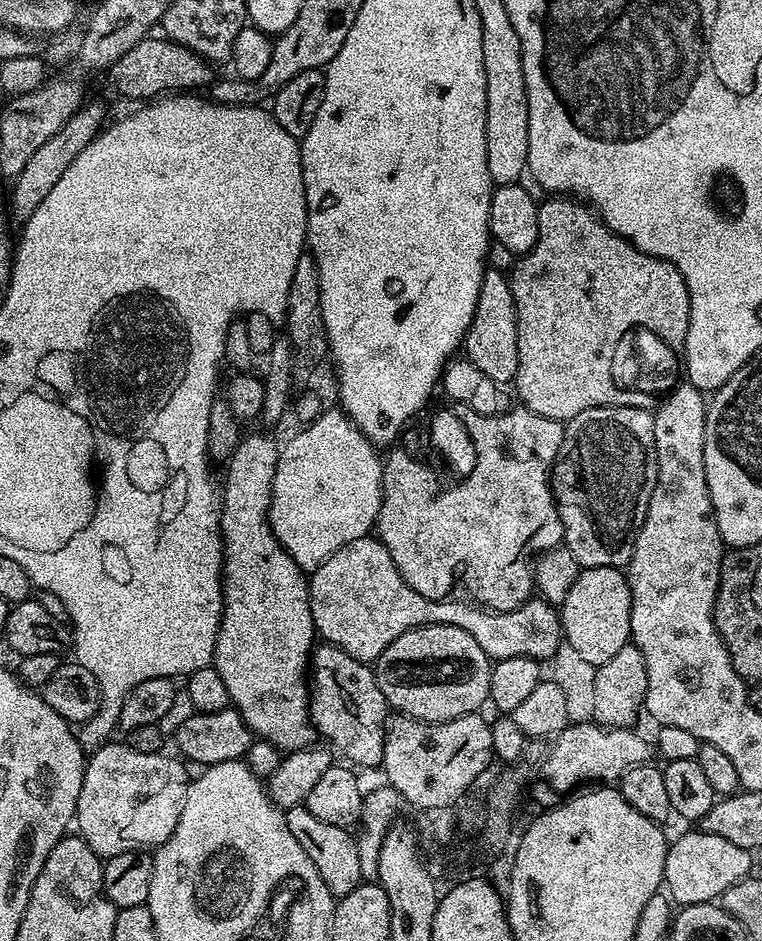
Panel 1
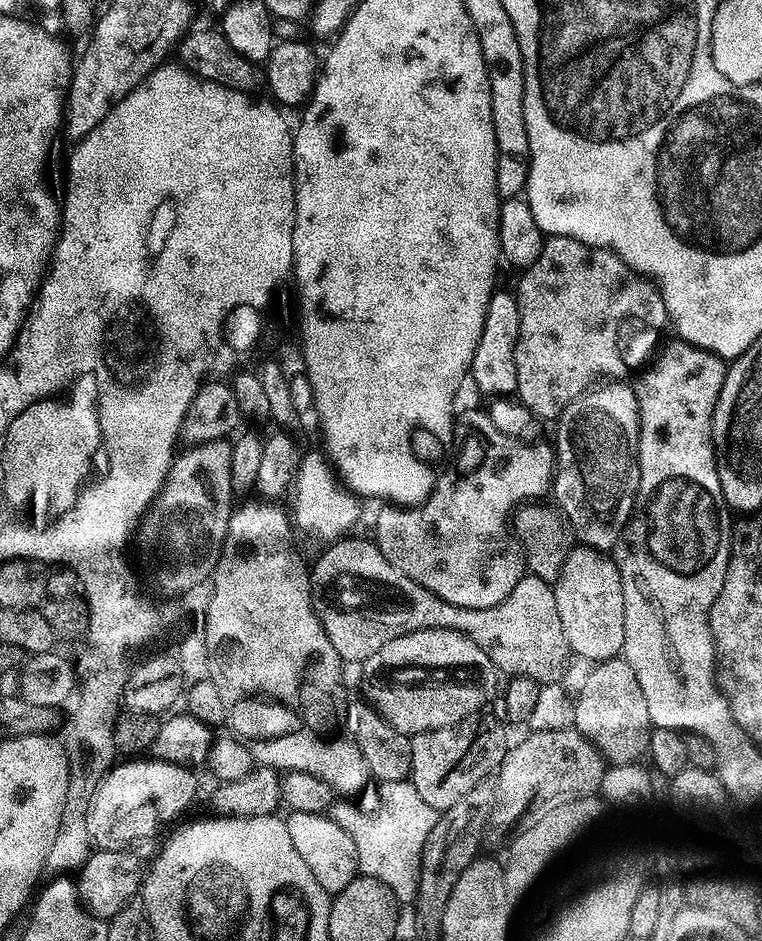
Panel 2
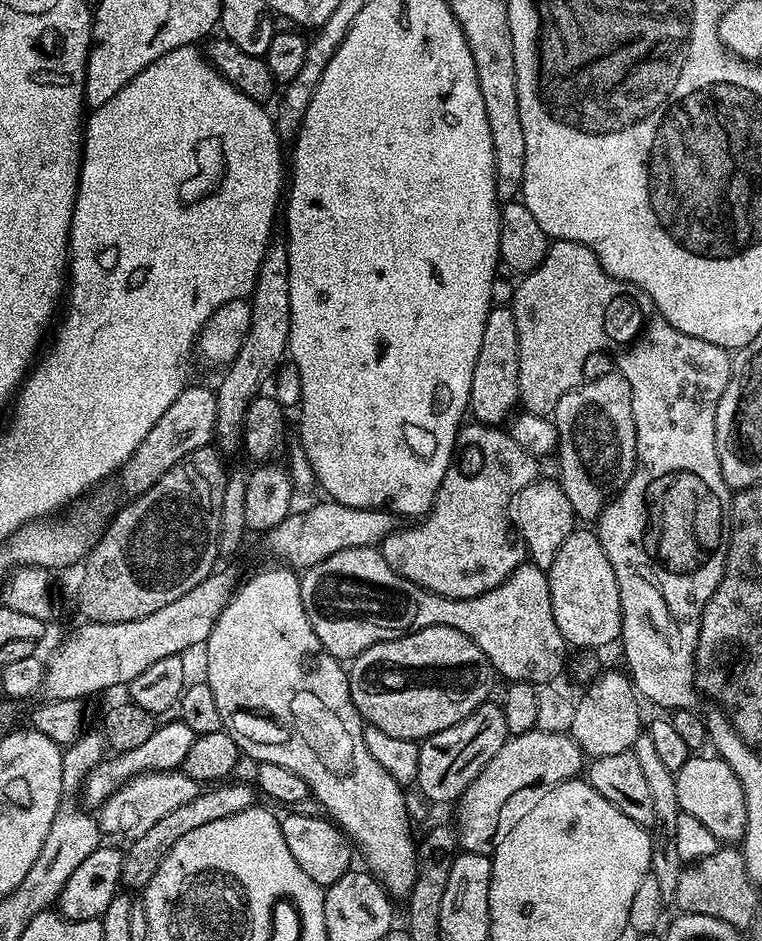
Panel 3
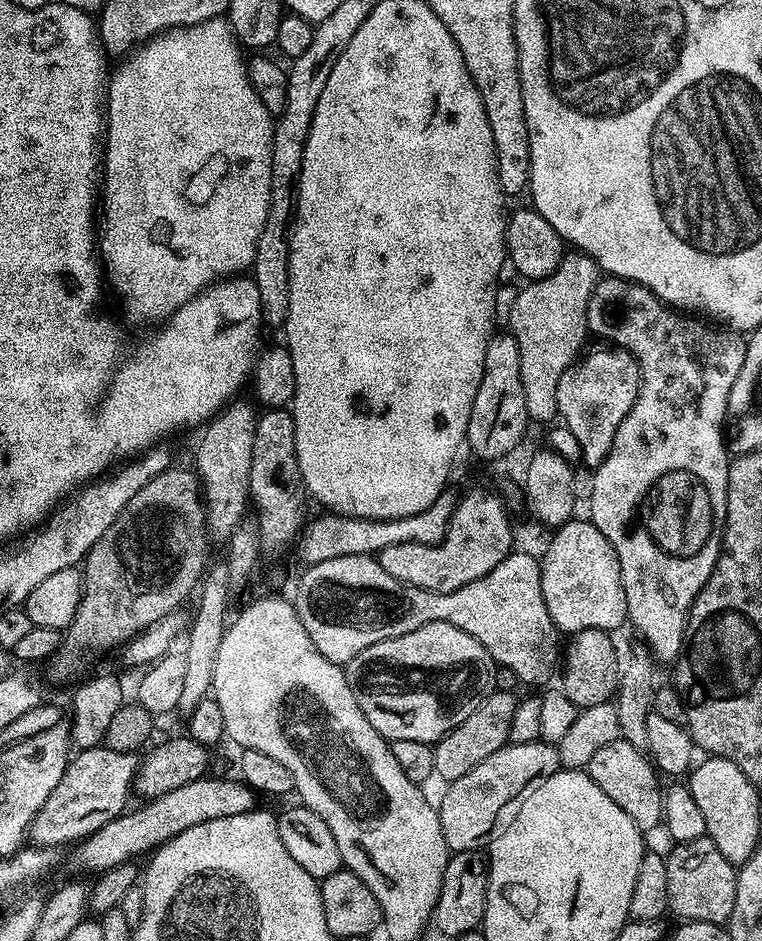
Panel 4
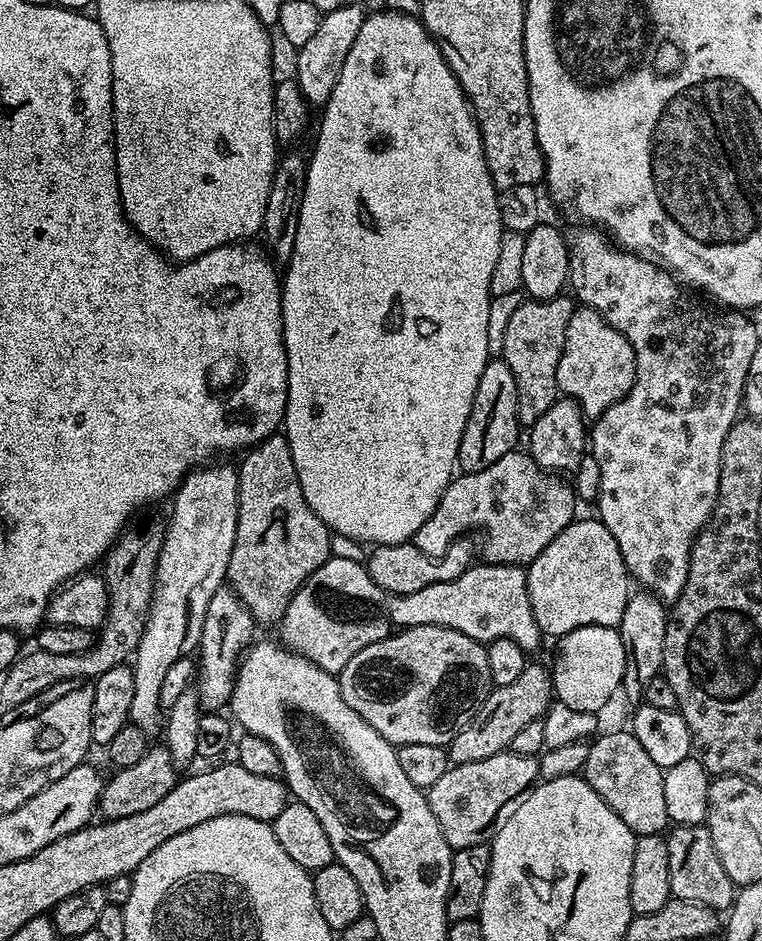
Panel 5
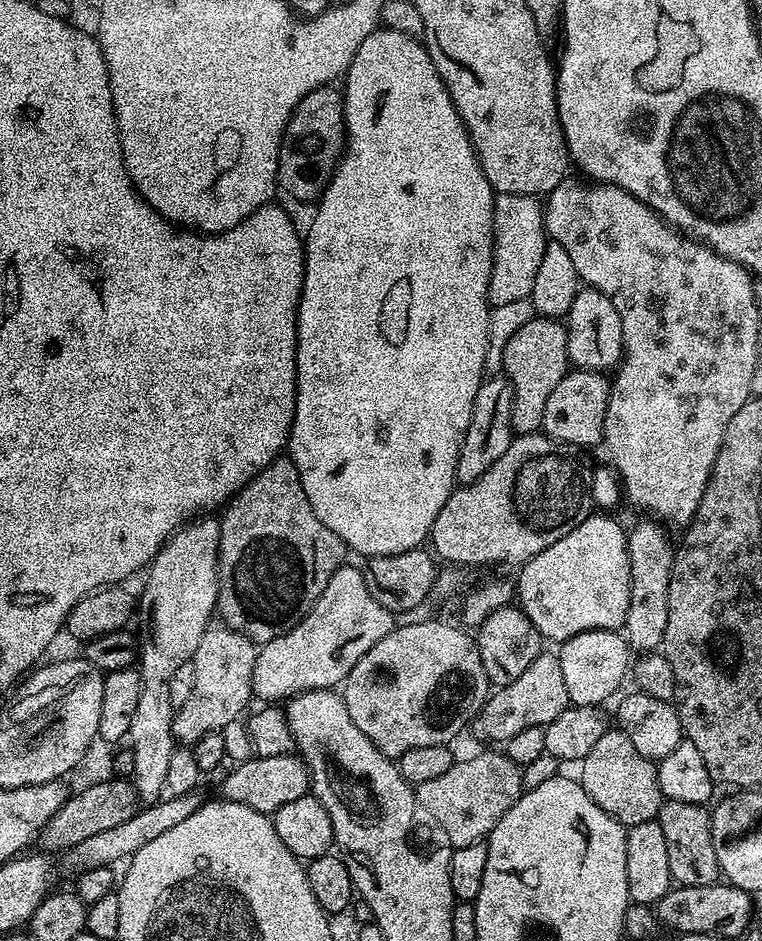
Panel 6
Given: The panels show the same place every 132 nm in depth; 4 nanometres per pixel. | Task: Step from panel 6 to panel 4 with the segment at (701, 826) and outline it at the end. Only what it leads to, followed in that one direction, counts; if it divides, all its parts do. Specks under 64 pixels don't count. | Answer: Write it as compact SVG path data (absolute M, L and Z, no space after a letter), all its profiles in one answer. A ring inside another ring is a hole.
M703 836L694 842L676 844L672 853L666 856L666 890L668 909L672 914L680 916L679 919L690 921L710 921L712 924L723 925L727 923L734 907L734 894L736 893L737 865L732 864L725 858L715 846L714 842Z

